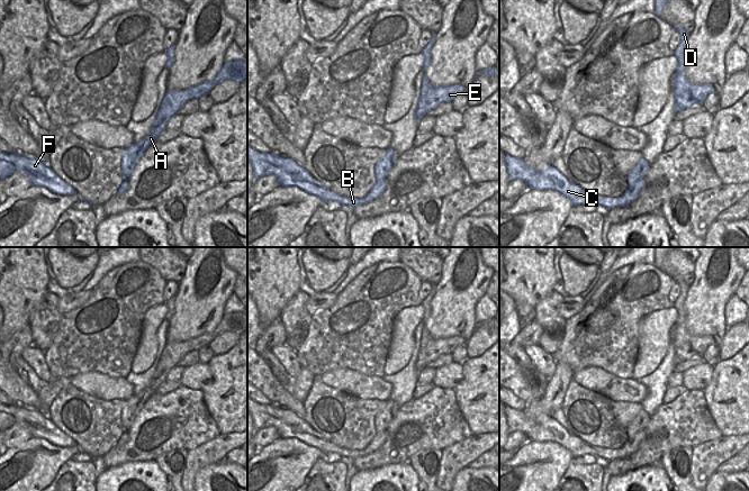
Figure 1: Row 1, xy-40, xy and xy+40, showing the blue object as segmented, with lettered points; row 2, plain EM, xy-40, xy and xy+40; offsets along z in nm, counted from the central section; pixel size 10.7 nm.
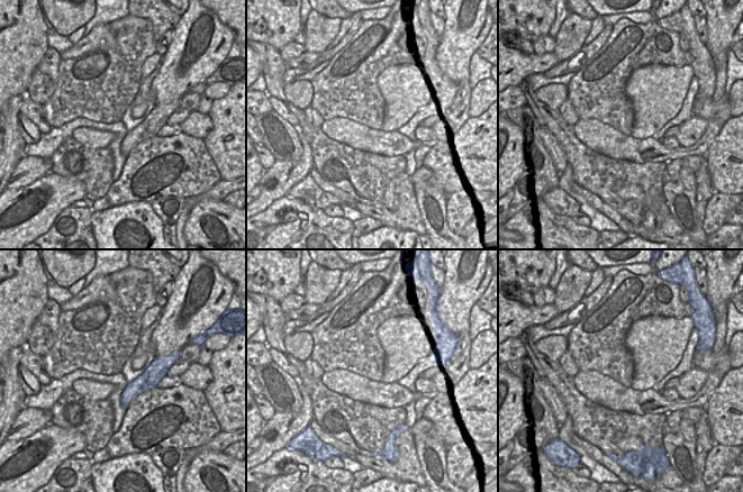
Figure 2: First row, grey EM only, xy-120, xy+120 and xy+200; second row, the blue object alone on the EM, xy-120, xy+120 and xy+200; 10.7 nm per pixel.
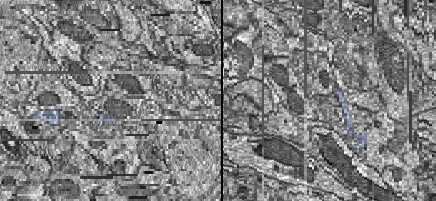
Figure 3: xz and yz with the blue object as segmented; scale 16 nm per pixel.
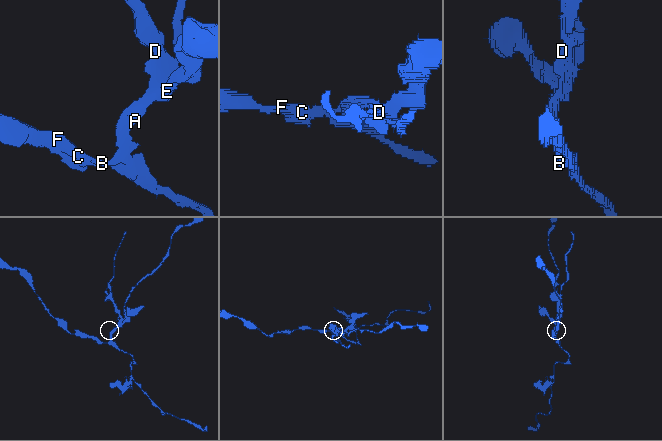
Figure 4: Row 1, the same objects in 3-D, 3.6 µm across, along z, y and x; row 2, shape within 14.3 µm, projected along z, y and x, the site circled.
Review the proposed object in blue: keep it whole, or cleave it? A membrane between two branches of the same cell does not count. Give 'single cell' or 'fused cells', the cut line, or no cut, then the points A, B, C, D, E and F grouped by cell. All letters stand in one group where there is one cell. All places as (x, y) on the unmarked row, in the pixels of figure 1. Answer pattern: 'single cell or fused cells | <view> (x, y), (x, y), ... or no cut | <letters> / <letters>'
fused cells | xy+40 (643, 429), (629, 438) | A D E / B C F

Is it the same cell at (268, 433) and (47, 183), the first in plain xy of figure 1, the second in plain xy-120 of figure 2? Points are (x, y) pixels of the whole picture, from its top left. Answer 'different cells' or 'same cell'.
different cells

